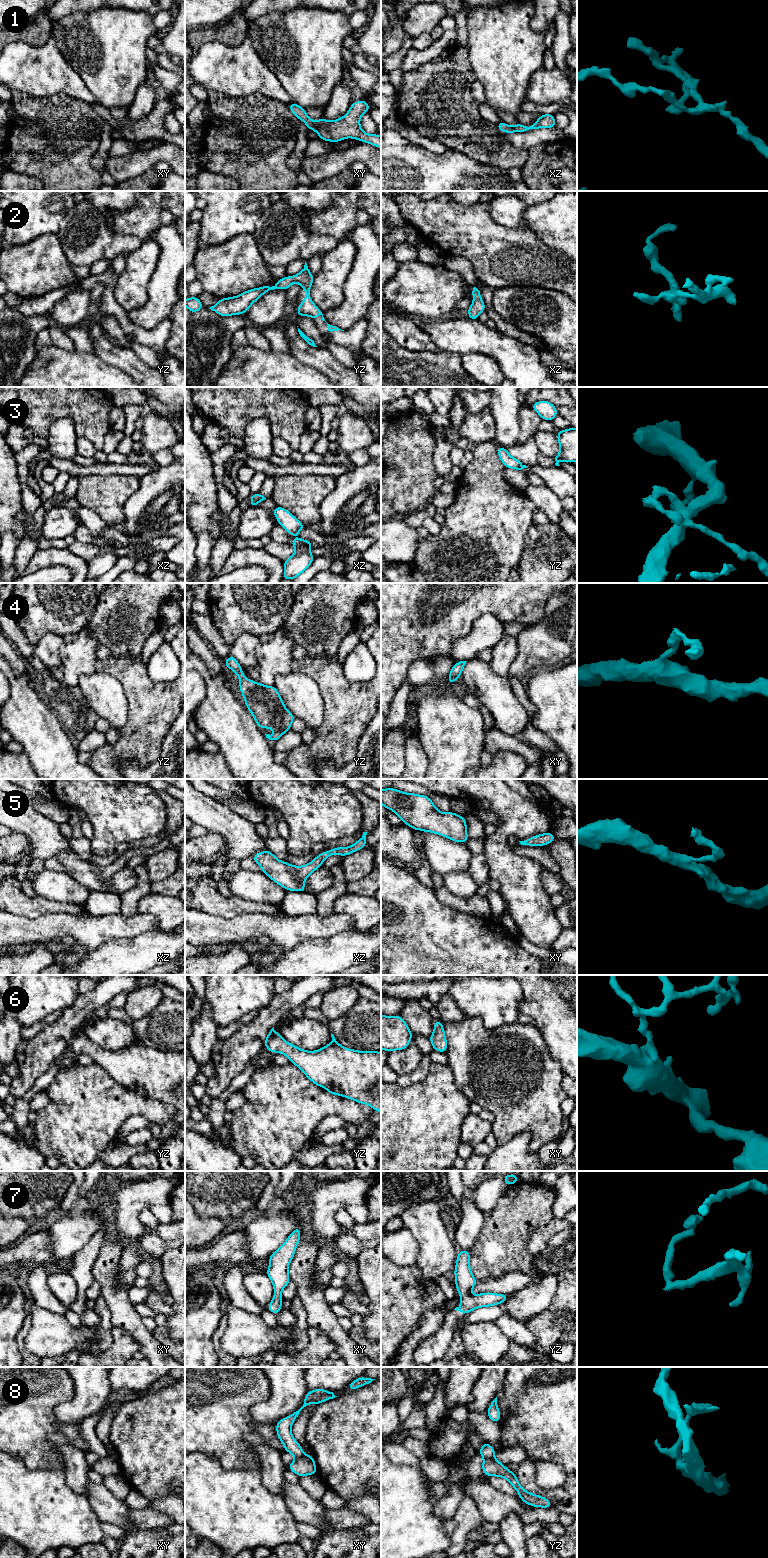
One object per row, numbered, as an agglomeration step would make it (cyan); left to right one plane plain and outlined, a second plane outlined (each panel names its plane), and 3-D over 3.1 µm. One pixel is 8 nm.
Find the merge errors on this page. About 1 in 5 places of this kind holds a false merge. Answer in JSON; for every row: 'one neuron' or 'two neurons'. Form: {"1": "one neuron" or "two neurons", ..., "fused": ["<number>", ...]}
{"1": "one neuron", "2": "one neuron", "3": "one neuron", "4": "one neuron", "5": "one neuron", "6": "one neuron", "7": "one neuron", "8": "two neurons", "fused": ["8"]}

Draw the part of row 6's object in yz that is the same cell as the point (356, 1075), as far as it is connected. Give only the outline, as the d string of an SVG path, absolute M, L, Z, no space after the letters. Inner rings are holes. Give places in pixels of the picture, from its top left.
M274 1030L269 1031L264 1046L271 1053L284 1054L292 1064L301 1069L305 1076L318 1087L325 1087L326 1092L333 1095L341 1095L342 1097L354 1100L360 1104L367 1104L375 1111L381 1113L381 1052L377 1051L357 1051L342 1047L331 1033L332 1042L317 1051L306 1051L300 1049L293 1044L286 1042L281 1034Z

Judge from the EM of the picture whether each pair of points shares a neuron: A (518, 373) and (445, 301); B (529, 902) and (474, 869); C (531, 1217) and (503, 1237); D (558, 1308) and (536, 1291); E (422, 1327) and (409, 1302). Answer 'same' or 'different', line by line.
A: different
B: different
C: same
D: different
E: different

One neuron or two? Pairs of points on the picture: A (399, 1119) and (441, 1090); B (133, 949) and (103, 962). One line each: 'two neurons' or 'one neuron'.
A: one neuron
B: one neuron

